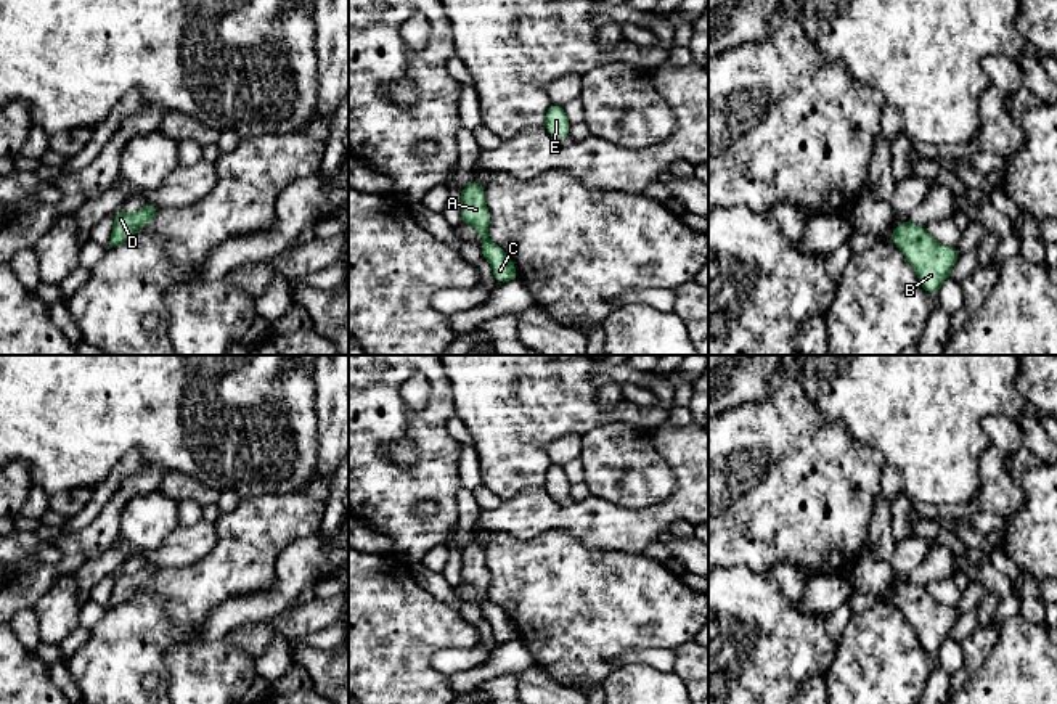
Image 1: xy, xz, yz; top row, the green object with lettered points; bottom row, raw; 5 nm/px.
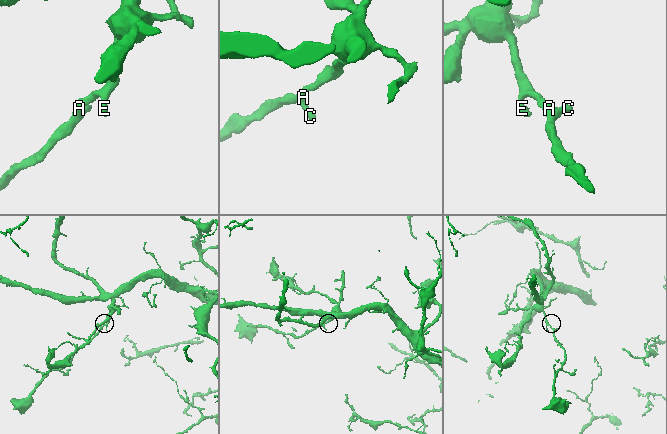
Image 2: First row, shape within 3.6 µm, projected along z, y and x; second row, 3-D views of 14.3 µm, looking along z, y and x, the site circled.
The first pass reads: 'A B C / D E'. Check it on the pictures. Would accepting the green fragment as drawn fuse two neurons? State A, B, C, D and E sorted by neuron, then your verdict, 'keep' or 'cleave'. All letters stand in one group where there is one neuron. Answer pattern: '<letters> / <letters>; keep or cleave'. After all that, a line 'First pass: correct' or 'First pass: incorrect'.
A B C D E; keep
First pass: incorrect

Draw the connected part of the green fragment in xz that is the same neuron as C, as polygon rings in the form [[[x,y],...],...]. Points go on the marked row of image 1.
[[[472,180],[463,191],[461,191],[461,217],[464,223],[472,225],[479,235],[482,236],[482,254],[490,262],[493,268],[495,280],[498,283],[506,283],[517,278],[517,270],[511,259],[506,256],[503,248],[492,243],[487,236],[488,223],[490,223],[490,212],[485,206],[484,198],[484,186],[482,183]]]

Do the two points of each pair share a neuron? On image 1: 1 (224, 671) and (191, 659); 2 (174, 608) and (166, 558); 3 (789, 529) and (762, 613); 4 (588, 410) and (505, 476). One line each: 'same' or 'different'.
1: same
2: different
3: different
4: same

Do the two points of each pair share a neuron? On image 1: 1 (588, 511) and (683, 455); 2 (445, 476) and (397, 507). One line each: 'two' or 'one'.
1: one
2: one

